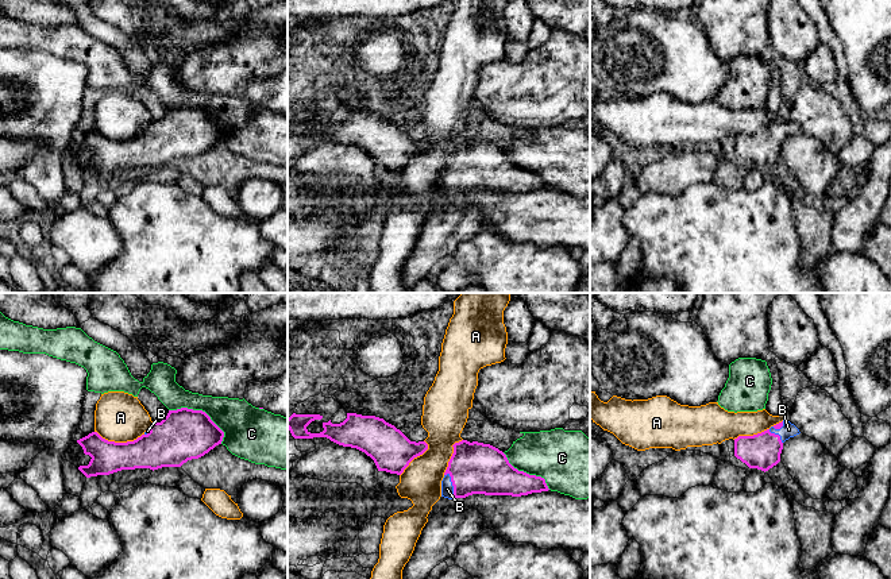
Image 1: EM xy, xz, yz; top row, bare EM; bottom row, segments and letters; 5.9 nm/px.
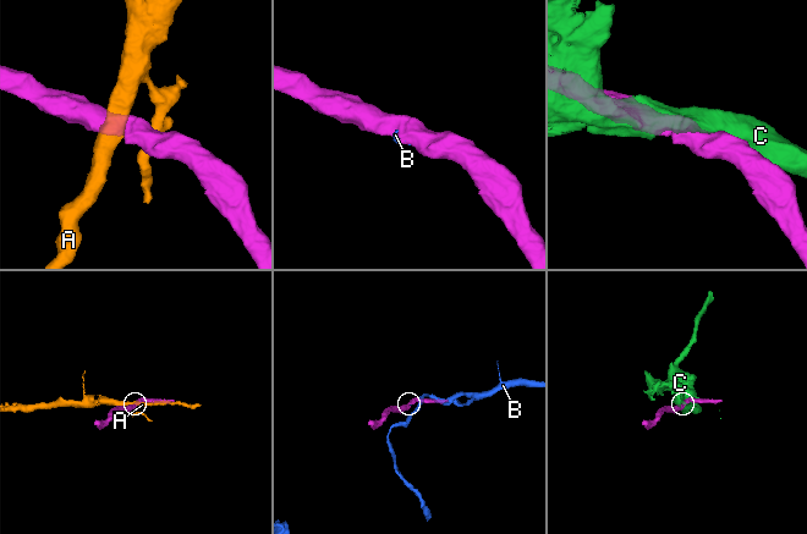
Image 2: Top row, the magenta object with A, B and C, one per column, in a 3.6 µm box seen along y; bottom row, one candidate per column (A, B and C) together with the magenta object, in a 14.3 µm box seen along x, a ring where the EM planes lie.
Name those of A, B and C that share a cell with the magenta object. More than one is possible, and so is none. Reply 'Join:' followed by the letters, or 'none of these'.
Join: B

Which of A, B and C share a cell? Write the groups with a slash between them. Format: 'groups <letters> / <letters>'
groups A / B / C

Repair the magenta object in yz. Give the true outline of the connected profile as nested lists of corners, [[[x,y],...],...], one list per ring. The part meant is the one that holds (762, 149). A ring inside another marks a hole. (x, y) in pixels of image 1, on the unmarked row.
[[[783,117],[761,131],[734,136],[734,154],[749,166],[765,170],[780,159],[783,140],[799,131],[794,121]]]

